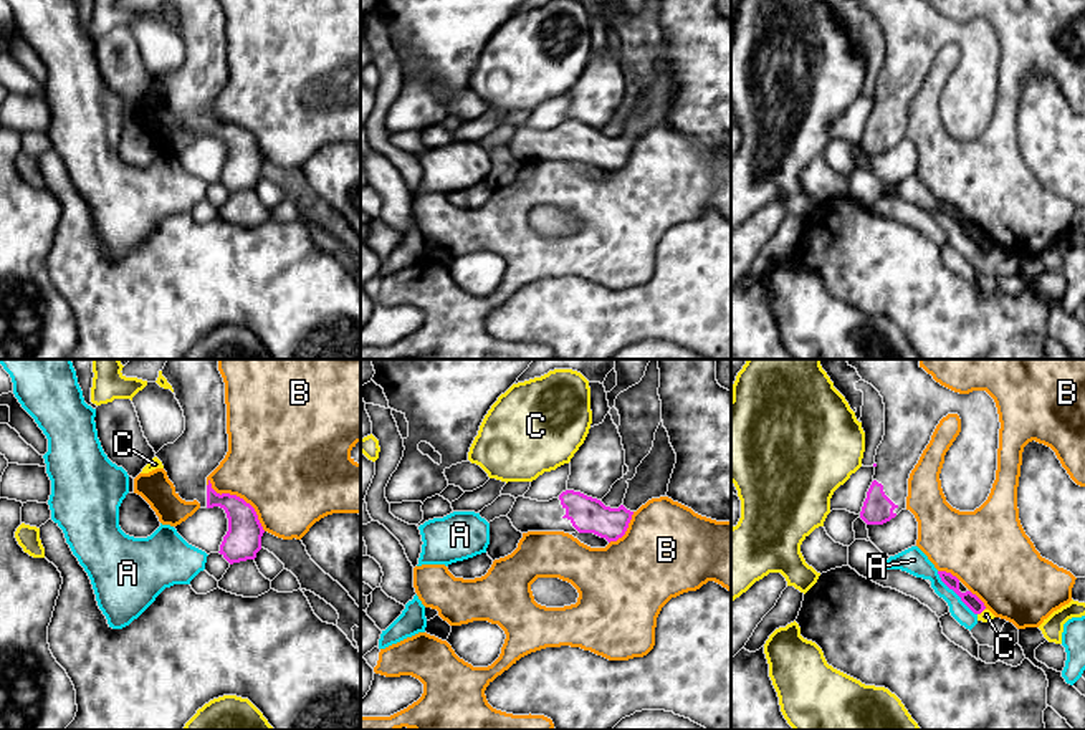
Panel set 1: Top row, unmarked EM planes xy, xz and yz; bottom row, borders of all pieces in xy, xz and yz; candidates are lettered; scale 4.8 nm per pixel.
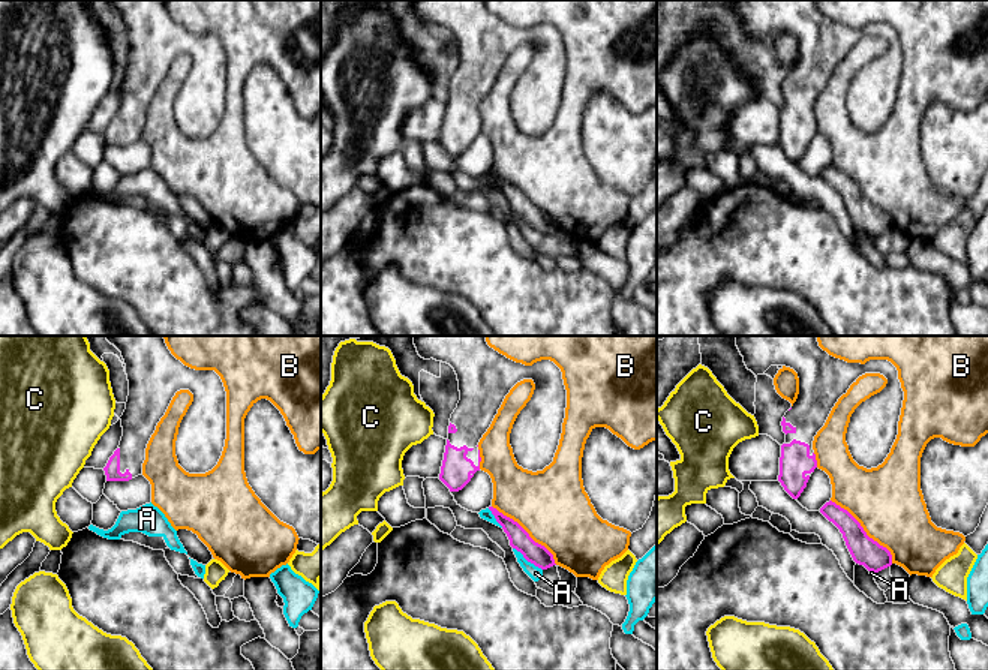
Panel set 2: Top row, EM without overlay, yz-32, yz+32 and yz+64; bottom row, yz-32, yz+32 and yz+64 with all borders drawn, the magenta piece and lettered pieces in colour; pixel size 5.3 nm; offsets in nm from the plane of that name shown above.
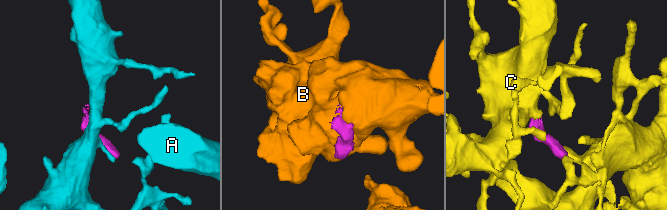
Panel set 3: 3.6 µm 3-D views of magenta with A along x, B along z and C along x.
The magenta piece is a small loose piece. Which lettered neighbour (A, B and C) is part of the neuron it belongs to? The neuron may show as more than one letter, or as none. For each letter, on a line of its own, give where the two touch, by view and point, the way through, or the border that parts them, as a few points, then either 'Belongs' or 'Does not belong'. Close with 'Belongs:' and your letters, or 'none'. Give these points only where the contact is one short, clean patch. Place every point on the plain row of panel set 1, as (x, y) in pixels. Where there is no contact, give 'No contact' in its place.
A: Touches magenta at yz (955, 220). Boundary: yz (936, 201), (976, 244). Does not belong
B: Touches magenta at xy (238, 126). Does not belong
C: Touches magenta at yz (981, 240). Does not belong
Belongs: none

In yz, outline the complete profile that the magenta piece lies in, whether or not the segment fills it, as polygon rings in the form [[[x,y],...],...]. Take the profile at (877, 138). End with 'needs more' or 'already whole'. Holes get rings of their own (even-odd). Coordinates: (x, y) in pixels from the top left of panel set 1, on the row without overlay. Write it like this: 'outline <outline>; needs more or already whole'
outline [[[857,0],[872,13],[885,33],[885,65],[875,84],[875,104],[867,121],[860,147],[867,154],[883,154],[906,137],[908,108],[943,46],[958,43],[961,61],[944,84],[939,103],[946,131],[959,141],[974,141],[989,126],[997,99],[999,43],[986,20],[954,22],[926,0]]]; needs more

